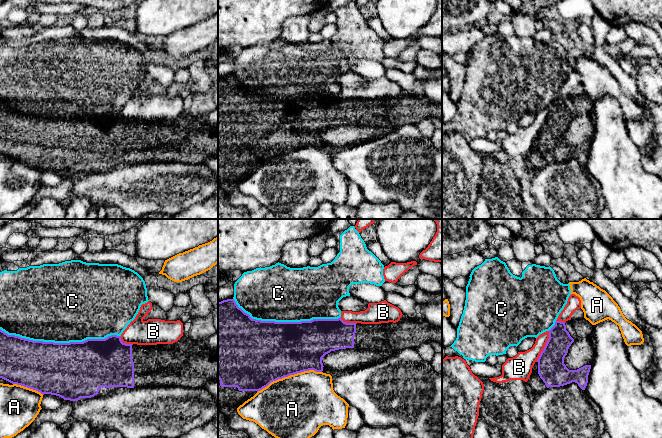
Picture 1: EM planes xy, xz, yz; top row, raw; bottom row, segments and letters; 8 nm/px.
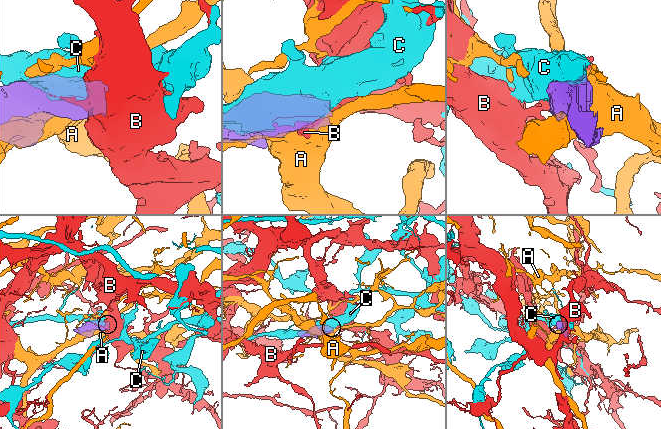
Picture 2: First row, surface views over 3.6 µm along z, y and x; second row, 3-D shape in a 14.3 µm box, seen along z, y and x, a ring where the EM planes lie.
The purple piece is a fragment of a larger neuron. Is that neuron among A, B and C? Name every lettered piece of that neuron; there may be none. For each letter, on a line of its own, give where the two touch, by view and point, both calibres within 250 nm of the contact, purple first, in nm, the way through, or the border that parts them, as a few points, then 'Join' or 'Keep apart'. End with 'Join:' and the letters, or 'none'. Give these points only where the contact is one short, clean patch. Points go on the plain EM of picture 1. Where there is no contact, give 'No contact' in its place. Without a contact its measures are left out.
A: Touches purple at xz (289, 151). Thickness 480 nm (purple) against 500 nm. Keep apart
B: Touches purple at yz (545, 122). Thickness 220 nm (purple) against 180 nm. Boundary: yz (549, 107), (547, 118), (536, 137). Keep apart
C: Touches purple at xy (60, 119). Thickness 460 nm (purple) against 500 nm. Keep apart
Join: none

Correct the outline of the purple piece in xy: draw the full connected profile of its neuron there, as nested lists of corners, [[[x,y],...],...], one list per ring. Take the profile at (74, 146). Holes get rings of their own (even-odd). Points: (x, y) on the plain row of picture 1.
[[[0,105],[0,154],[40,168],[56,171],[64,176],[78,177],[98,170],[101,163],[137,164],[144,162],[182,162],[203,164],[207,157],[218,156],[218,126],[210,125],[205,117],[181,113],[173,120],[137,121],[126,120],[121,112],[105,115],[87,115],[83,118],[54,119],[33,117],[8,111]]]

